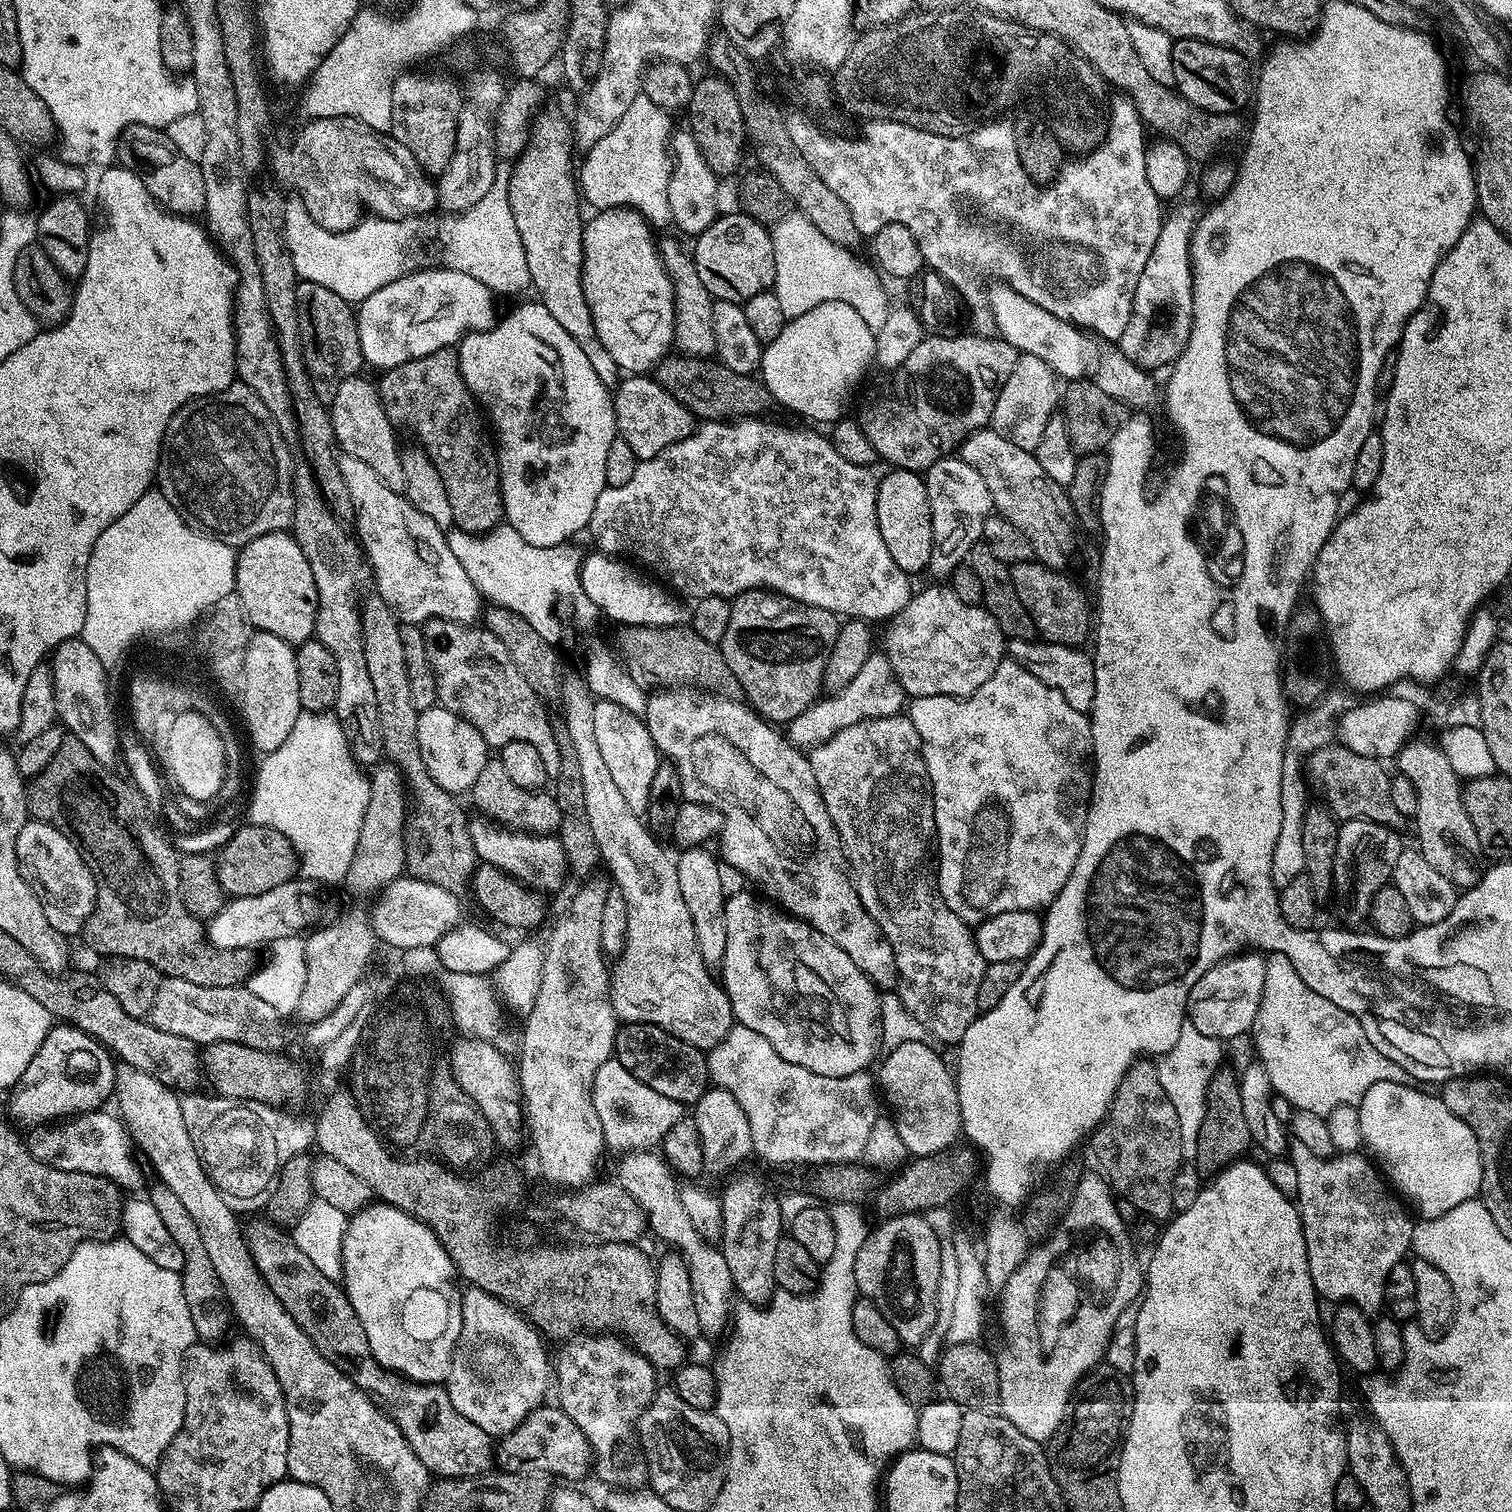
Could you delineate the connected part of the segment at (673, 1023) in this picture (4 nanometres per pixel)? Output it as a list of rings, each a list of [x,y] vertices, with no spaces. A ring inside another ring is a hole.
[[[569,691],[568,714],[563,717],[564,724],[570,730],[570,738],[574,742],[574,750],[578,754],[578,763],[582,770],[583,794],[586,794],[586,816],[590,818],[590,830],[594,830],[594,838],[598,842],[598,850],[602,854],[608,852],[624,852],[624,901],[628,904],[628,941],[623,956],[615,963],[610,972],[612,985],[612,1005],[616,1011],[617,1021],[624,1024],[648,1023],[662,1027],[682,1042],[703,1050],[710,1050],[726,1038],[732,1027],[732,1007],[717,977],[710,973],[698,950],[698,942],[694,938],[694,922],[690,922],[690,910],[686,910],[686,902],[682,902],[682,890],[678,886],[678,870],[676,856],[668,853],[659,844],[657,837],[650,831],[647,823],[630,810],[626,798],[618,791],[614,777],[606,767],[606,761],[598,750],[598,741],[594,738],[594,700],[587,691]]]

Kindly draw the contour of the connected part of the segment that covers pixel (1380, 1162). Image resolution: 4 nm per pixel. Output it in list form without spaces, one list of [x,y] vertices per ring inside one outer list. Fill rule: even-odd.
[[[1374,1082],[1374,1086],[1370,1086],[1370,1090],[1366,1090],[1366,1094],[1360,1099],[1358,1107],[1362,1122],[1363,1147],[1369,1148],[1367,1151],[1371,1159],[1378,1165],[1387,1183],[1409,1205],[1412,1203],[1421,1212],[1419,1215],[1423,1219],[1428,1220],[1454,1210],[1454,1206],[1462,1206],[1462,1202],[1477,1199],[1482,1182],[1482,1158],[1478,1138],[1474,1138],[1474,1130],[1470,1130],[1470,1126],[1466,1126],[1462,1118],[1450,1114],[1439,1095],[1431,1096],[1423,1090],[1428,1091],[1411,1083]]]

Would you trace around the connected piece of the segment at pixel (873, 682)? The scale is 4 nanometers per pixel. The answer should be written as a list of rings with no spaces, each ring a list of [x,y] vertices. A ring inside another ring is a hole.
[[[880,650],[873,651],[872,656],[866,658],[866,666],[862,666],[862,670],[858,670],[858,675],[846,682],[846,686],[835,689],[828,695],[832,696],[825,695],[817,699],[812,707],[798,714],[800,732],[804,732],[804,740],[816,740],[819,744],[824,744],[841,728],[849,728],[863,720],[894,716],[903,713],[906,708],[904,688],[898,682],[887,655]]]

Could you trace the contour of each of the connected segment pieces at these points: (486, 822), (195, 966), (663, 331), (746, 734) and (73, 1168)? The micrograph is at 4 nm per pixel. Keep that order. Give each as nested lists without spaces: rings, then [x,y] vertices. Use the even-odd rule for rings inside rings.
[[[480,818],[482,820],[474,819],[467,825],[466,836],[467,839],[472,840],[473,848],[476,851],[477,857],[483,863],[494,866],[498,870],[505,873],[505,875],[512,877],[512,879],[529,888],[536,894],[545,894],[544,892],[556,892],[564,884],[564,879],[569,879],[570,873],[568,870],[568,863],[566,862],[566,854],[559,839],[552,834],[533,834],[528,831],[521,831],[515,828],[493,822],[488,818]]]
[[[68,734],[65,735],[62,746],[58,746],[58,754],[54,754],[54,758],[50,758],[50,763],[47,764],[46,770],[42,770],[36,776],[31,777],[26,791],[28,794],[29,817],[33,820],[41,820],[50,826],[54,826],[54,830],[62,830],[62,834],[66,834],[66,838],[70,838],[70,842],[74,842],[78,854],[82,854],[86,866],[90,866],[90,870],[94,874],[94,882],[96,883],[96,905],[90,914],[90,918],[84,923],[82,940],[85,940],[85,942],[100,955],[100,958],[111,958],[114,956],[138,958],[142,962],[150,962],[150,966],[157,968],[165,977],[173,976],[174,978],[182,978],[186,982],[194,982],[194,986],[206,986],[207,988],[234,988],[243,985],[245,981],[247,981],[250,971],[254,966],[254,963],[252,964],[253,953],[246,948],[222,950],[206,944],[205,937],[202,935],[201,921],[188,912],[179,894],[179,859],[173,841],[171,839],[167,840],[167,838],[164,837],[163,830],[156,825],[155,818],[157,817],[154,815],[154,812],[148,808],[142,793],[140,793],[136,787],[133,787],[127,779],[123,778],[123,780],[119,780],[119,778],[112,773],[112,770],[100,764],[98,758],[94,758],[94,754],[90,754],[90,750],[86,750],[86,746],[82,746],[82,742],[79,738]],[[62,758],[68,758],[70,762],[74,762],[74,770],[78,770],[78,766],[80,766],[80,770],[86,766],[88,770],[92,770],[92,772],[96,774],[96,778],[88,778],[88,780],[84,780],[84,782],[74,782],[76,786],[82,786],[82,788],[68,788],[68,784],[70,784],[70,780],[72,780],[72,778],[68,778],[68,776],[74,774],[74,772],[68,772],[68,768],[64,768]]]
[[[629,206],[602,208],[595,215],[584,225],[584,293],[598,338],[618,362],[621,373],[651,373],[673,351],[676,338],[676,294],[664,268],[657,237],[652,237],[653,225]]]
[[[672,686],[667,690],[657,692],[660,692],[657,696],[649,698],[648,709],[642,712],[642,719],[648,725],[650,738],[656,744],[656,751],[663,754],[671,763],[676,765],[685,799],[694,803],[715,805],[719,808],[724,816],[724,829],[720,832],[718,840],[752,840],[752,844],[756,844],[756,848],[728,848],[727,867],[736,868],[749,881],[752,882],[753,880],[761,888],[759,891],[769,901],[775,902],[783,911],[795,916],[796,919],[807,922],[810,927],[818,930],[830,942],[834,942],[834,946],[838,946],[838,950],[846,950],[847,956],[850,957],[850,962],[854,962],[854,966],[858,966],[858,970],[862,970],[862,974],[866,974],[866,978],[871,980],[877,989],[895,989],[897,982],[896,963],[894,962],[892,947],[888,939],[882,934],[880,927],[874,922],[874,918],[870,918],[870,914],[866,914],[866,910],[858,898],[856,888],[852,884],[852,878],[848,871],[848,862],[844,858],[844,847],[840,845],[840,835],[836,832],[834,824],[830,822],[830,814],[826,814],[826,806],[822,802],[820,791],[814,782],[814,770],[812,769],[811,759],[803,751],[793,747],[781,733],[779,736],[776,733],[779,731],[773,725],[757,716],[747,703],[741,702],[739,699],[729,698],[723,694],[705,692],[696,686]],[[740,828],[752,828],[752,836],[740,836]]]
[[[96,1109],[57,1122],[60,1123],[47,1123],[40,1138],[35,1140],[34,1146],[31,1145],[30,1151],[36,1160],[67,1172],[106,1177],[124,1190],[137,1182],[138,1172],[131,1159],[131,1135],[117,1115],[112,1116],[108,1110]]]

